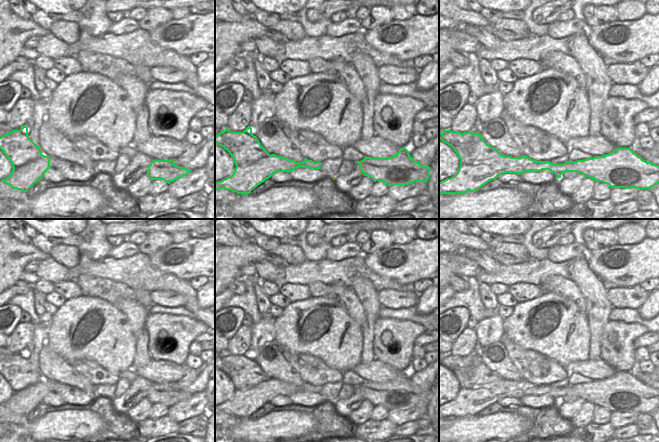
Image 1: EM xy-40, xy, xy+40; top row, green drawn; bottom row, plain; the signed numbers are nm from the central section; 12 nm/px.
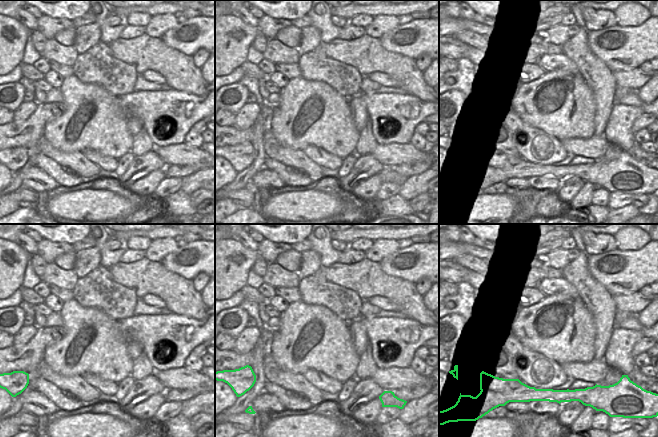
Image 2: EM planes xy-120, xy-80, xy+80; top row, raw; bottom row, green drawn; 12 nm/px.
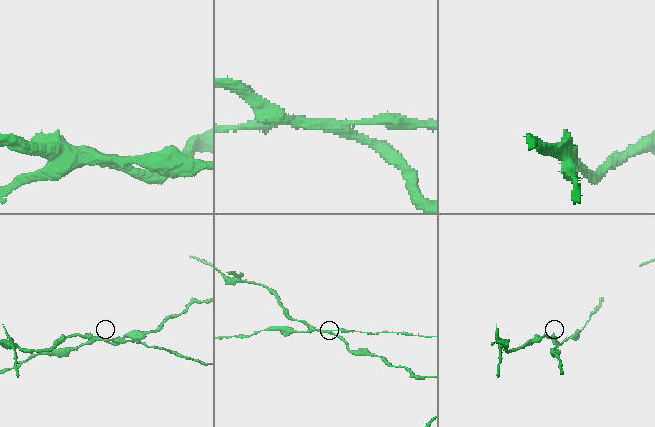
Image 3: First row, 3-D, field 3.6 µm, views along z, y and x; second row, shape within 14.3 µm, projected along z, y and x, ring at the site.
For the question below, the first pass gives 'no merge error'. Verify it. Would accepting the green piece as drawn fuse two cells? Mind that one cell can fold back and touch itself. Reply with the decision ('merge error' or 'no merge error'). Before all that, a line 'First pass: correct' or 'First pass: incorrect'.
First pass: incorrect
merge error

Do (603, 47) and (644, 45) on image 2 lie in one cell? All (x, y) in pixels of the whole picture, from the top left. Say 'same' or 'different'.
same

